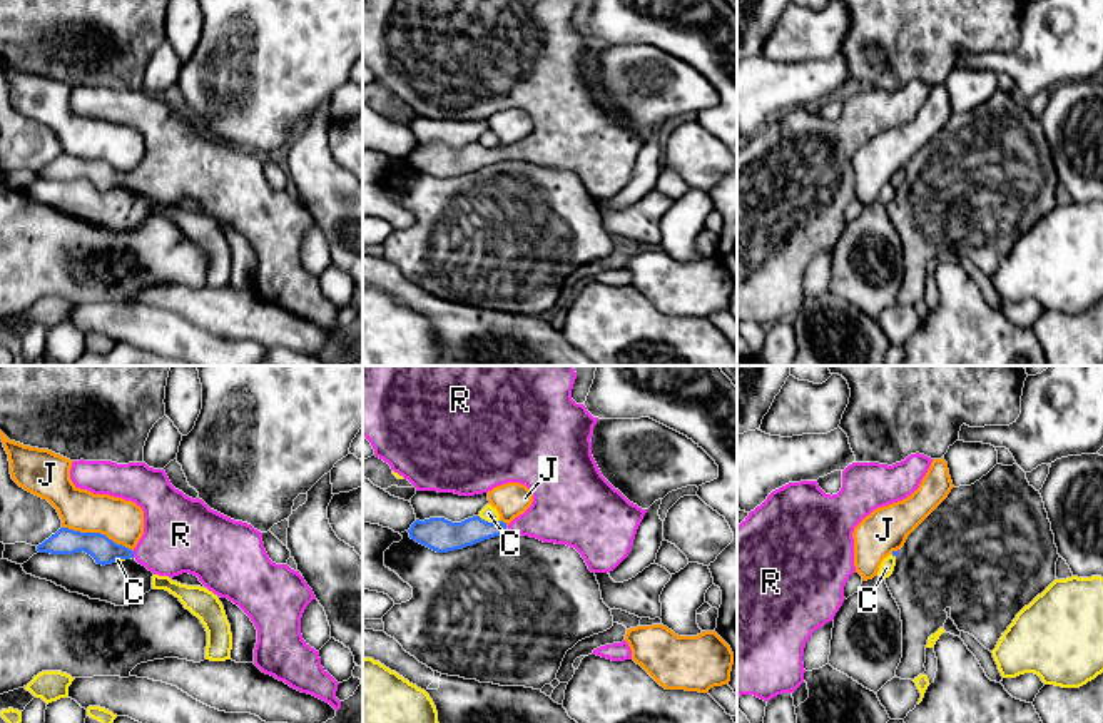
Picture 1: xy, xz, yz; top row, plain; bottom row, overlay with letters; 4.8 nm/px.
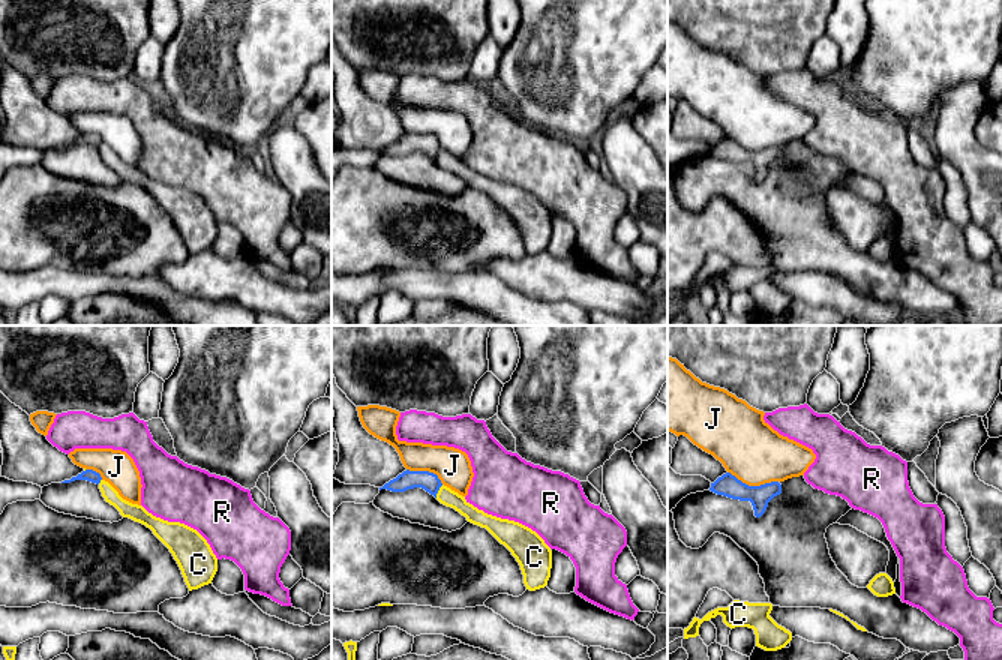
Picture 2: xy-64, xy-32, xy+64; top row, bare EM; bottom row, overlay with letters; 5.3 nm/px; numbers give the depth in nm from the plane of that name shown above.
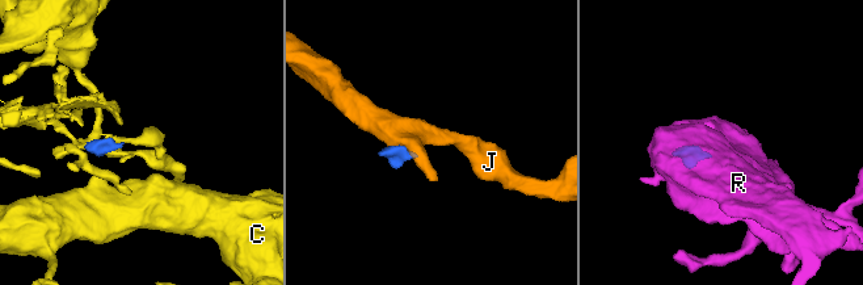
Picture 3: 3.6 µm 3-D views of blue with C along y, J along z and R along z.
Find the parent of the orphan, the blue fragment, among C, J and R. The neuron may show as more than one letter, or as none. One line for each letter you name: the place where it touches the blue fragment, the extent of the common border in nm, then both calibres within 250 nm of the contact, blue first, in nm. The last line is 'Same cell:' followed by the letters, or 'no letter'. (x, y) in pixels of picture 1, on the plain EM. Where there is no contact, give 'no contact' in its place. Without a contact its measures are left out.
R: contact xy (132, 181); length 30 nm; calibres 120 and 360 nm
Same cell: R

